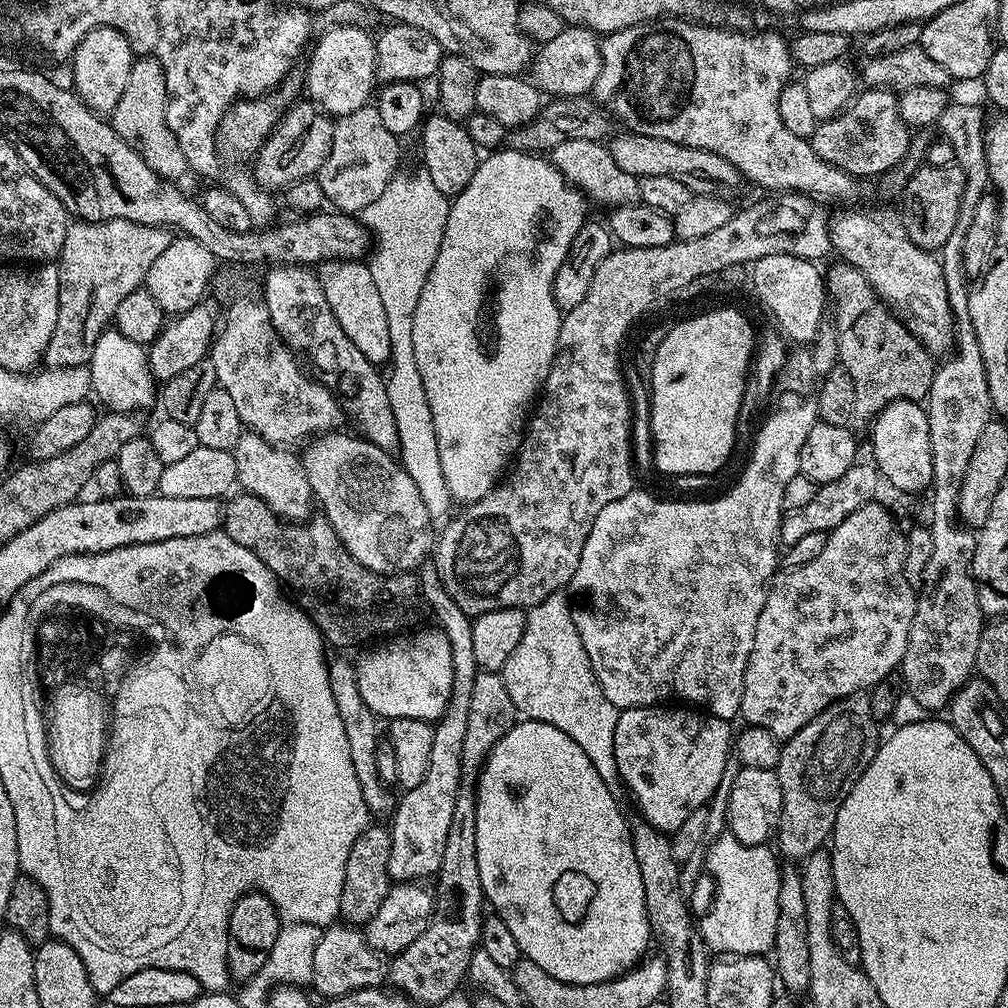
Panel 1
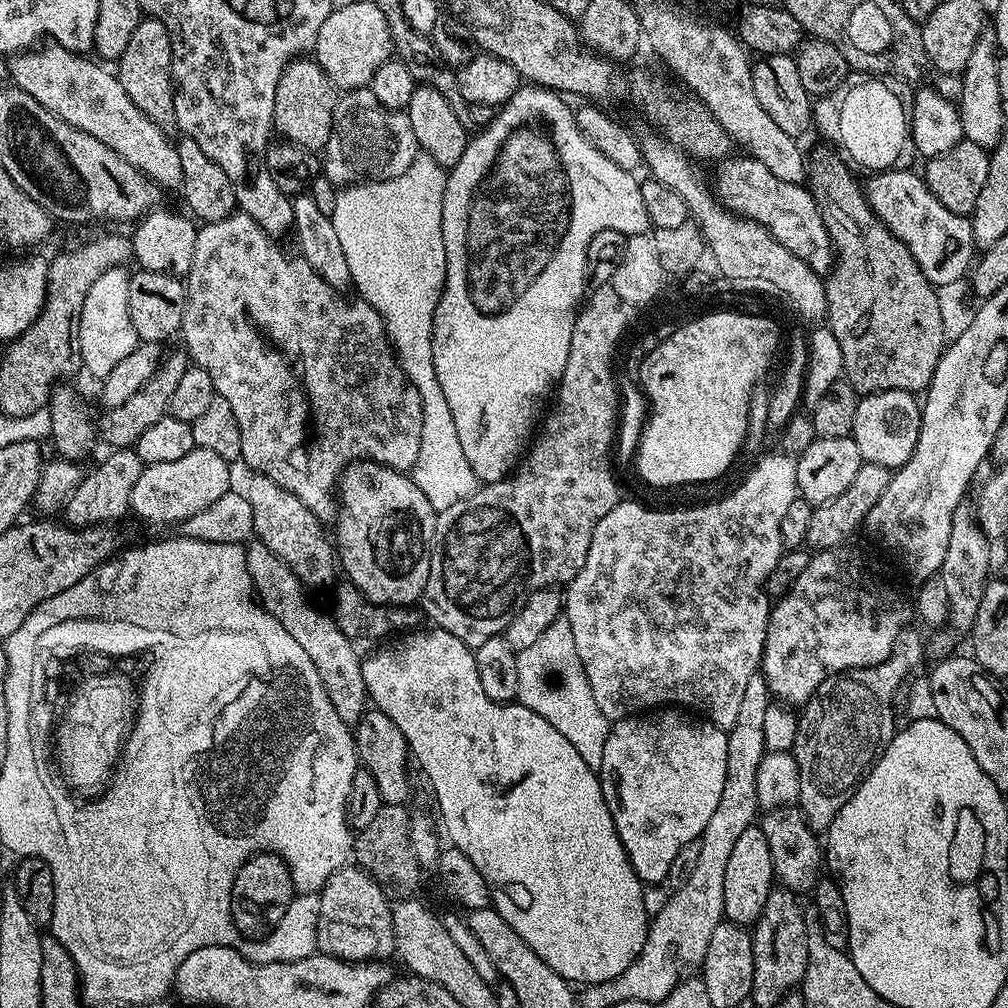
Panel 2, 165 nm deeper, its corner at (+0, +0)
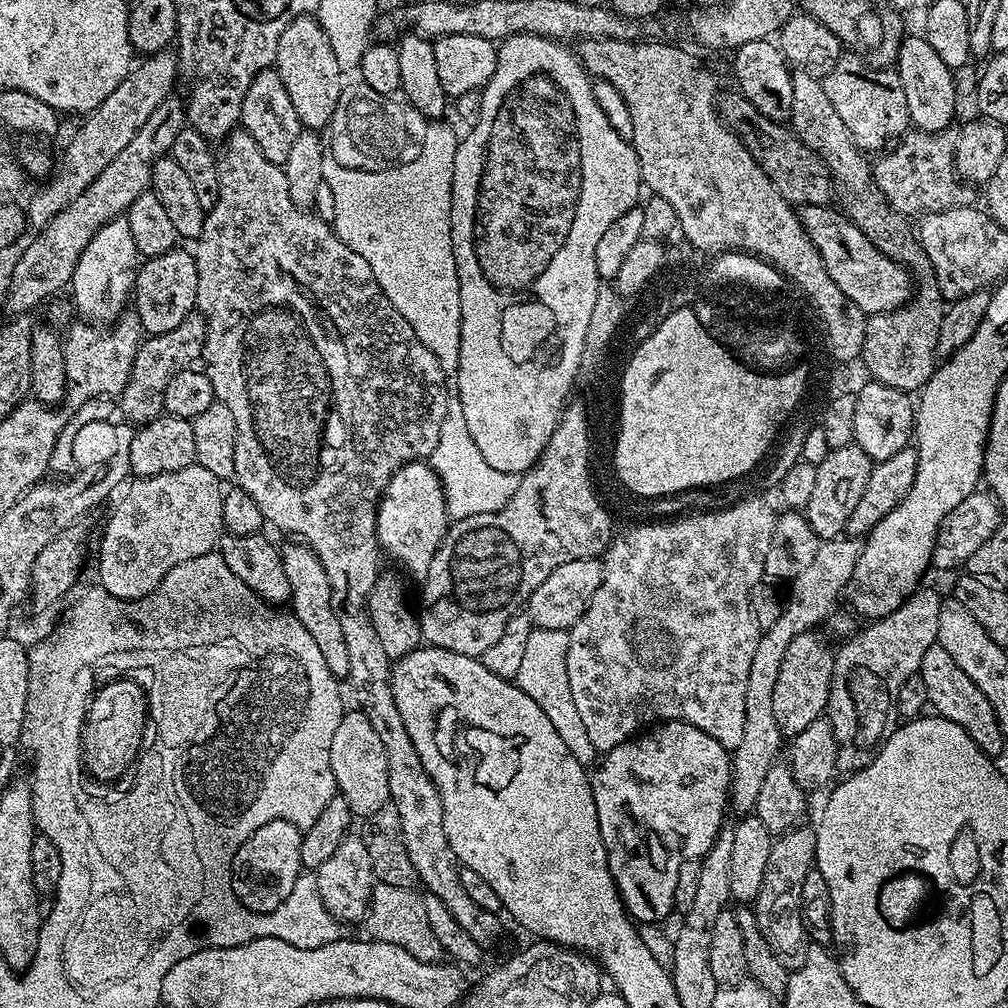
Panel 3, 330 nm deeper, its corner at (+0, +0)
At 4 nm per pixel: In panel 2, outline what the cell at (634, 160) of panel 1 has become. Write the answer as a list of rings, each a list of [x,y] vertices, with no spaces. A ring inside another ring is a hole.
[[[736,154],[721,160],[715,168],[714,195],[722,207],[743,216],[745,220],[758,222],[770,230],[770,234],[774,234],[774,238],[778,238],[778,242],[782,242],[794,258],[802,258],[810,270],[822,278],[827,277],[834,263],[832,239],[826,230],[826,222],[822,222],[816,199],[804,184],[782,182],[782,178],[770,174],[762,162],[747,154]]]

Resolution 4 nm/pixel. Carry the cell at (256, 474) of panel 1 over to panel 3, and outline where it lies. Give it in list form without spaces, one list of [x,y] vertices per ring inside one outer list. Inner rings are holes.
[[[288,542],[280,548],[282,566],[286,570],[286,578],[290,581],[291,615],[295,616],[318,645],[322,659],[326,662],[326,670],[337,678],[347,678],[350,674],[350,658],[346,647],[346,637],[342,631],[342,622],[338,606],[332,600],[330,578],[326,578],[326,570],[322,570],[322,562],[312,553],[311,548],[303,542]]]

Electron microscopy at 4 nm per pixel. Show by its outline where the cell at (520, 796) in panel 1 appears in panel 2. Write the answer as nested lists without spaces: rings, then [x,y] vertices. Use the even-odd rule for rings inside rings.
[[[435,626],[429,629],[429,632],[409,631],[401,635],[404,636],[401,640],[389,639],[376,646],[381,648],[374,649],[369,656],[365,655],[361,659],[362,682],[366,682],[369,701],[374,705],[375,711],[386,714],[386,718],[390,718],[390,722],[394,722],[394,726],[402,730],[410,749],[411,759],[415,763],[416,760],[420,763],[420,768],[424,771],[433,794],[436,795],[436,804],[440,807],[439,819],[442,821],[446,836],[448,831],[448,836],[452,839],[449,840],[451,847],[462,850],[462,854],[466,854],[466,858],[470,858],[470,862],[478,866],[478,874],[486,878],[491,907],[495,908],[498,914],[502,914],[506,922],[510,922],[514,934],[518,934],[518,938],[522,938],[522,942],[526,942],[526,946],[530,946],[530,950],[534,950],[534,954],[538,954],[538,958],[542,958],[542,962],[546,962],[546,966],[550,966],[554,974],[558,974],[573,985],[601,984],[618,978],[618,974],[622,974],[630,966],[630,962],[636,960],[646,942],[650,911],[648,912],[647,906],[644,905],[645,885],[640,883],[638,874],[634,874],[630,866],[626,850],[618,838],[614,818],[606,806],[597,769],[586,766],[578,750],[574,750],[574,746],[570,746],[570,742],[566,742],[566,738],[562,738],[562,734],[558,734],[558,730],[554,730],[554,726],[550,726],[550,722],[546,722],[542,714],[534,714],[534,710],[519,702],[499,704],[486,698],[482,682],[478,682],[475,651],[446,630]]]

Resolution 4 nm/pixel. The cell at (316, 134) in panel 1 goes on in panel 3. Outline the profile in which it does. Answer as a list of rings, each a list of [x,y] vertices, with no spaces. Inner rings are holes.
[[[315,15],[299,16],[297,20],[290,22],[290,26],[286,26],[286,30],[282,30],[282,38],[278,38],[274,67],[286,86],[286,94],[290,94],[290,103],[294,105],[301,125],[308,130],[327,129],[338,106],[342,66],[338,58],[334,58],[334,46],[330,46],[330,38],[326,38],[326,34],[320,29],[319,19]]]

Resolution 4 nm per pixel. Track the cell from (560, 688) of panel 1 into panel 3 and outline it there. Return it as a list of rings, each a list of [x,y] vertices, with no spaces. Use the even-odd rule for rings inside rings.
[[[536,628],[526,642],[522,667],[518,669],[514,683],[526,694],[530,694],[546,718],[550,718],[554,730],[558,730],[558,738],[566,742],[566,750],[570,750],[570,754],[574,754],[580,764],[592,766],[597,763],[598,753],[586,734],[586,726],[578,715],[578,709],[574,707],[574,694],[570,694],[570,677],[566,674],[567,649],[568,632]]]

